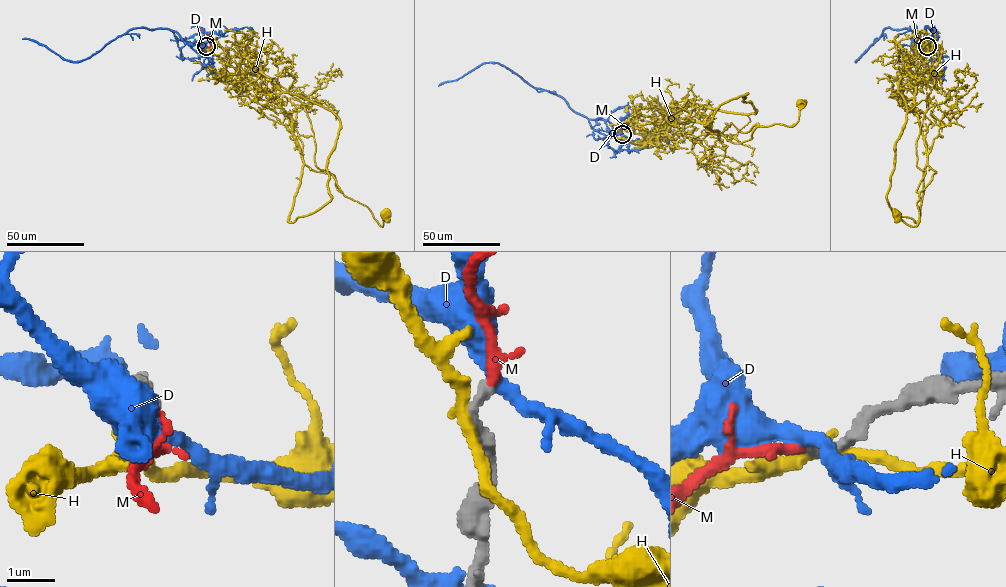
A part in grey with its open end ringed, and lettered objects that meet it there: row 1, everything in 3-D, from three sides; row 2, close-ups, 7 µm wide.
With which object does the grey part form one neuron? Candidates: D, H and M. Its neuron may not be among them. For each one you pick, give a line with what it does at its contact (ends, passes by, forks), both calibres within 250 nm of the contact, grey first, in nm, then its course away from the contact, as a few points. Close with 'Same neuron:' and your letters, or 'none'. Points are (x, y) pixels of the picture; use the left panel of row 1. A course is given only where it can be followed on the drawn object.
M: It ends there. Thickness 240 nm (grey) against 240 nm. Its course: (205, 46), (205, 49), (210, 46), (210, 37), (200, 30)
Same neuron: M

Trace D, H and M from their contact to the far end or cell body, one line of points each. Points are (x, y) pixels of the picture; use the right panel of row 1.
D: (927, 46), (923, 41), (912, 43), (912, 32), (909, 29), (886, 28), (855, 61), (879, 39)
H: (928, 47), (939, 58), (935, 76), (916, 87), (915, 114), (936, 172), (919, 193), (917, 224), (896, 213)
M: (927, 46), (919, 49), (918, 37), (921, 30)

